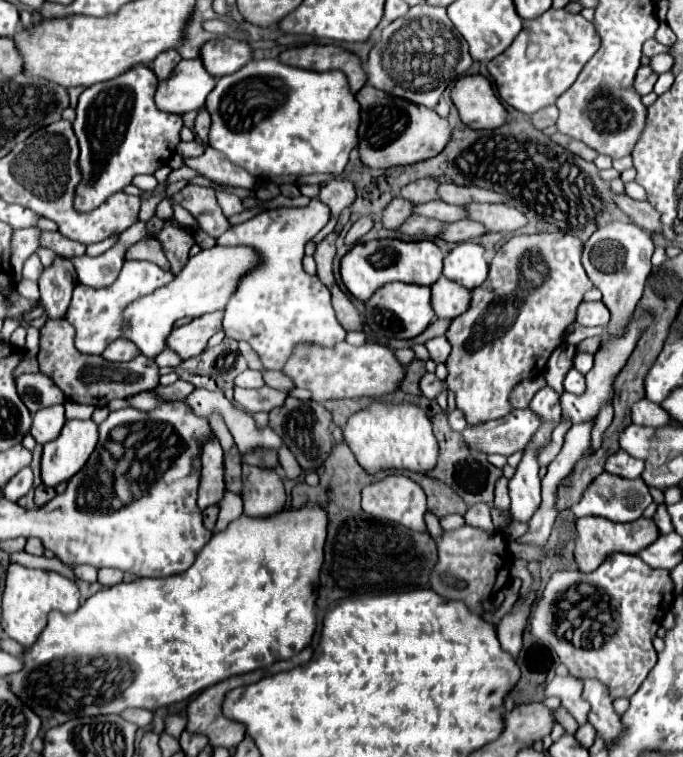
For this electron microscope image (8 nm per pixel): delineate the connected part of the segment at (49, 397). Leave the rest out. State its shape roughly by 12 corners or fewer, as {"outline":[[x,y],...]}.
{"outline":[[44,373],[16,377],[30,413],[64,403],[64,393]]}

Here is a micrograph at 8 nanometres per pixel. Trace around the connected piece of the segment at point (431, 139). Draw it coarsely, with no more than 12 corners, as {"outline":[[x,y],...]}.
{"outline":[[372,85],[356,93],[362,163],[386,169],[442,153],[452,125]]}

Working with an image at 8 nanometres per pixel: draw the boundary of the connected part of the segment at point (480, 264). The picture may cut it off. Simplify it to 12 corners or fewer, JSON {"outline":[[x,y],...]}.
{"outline":[[456,245],[444,257],[444,277],[474,289],[484,283],[484,247]]}

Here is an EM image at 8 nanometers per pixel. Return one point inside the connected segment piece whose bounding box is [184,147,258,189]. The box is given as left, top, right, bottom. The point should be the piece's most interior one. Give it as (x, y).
(211, 165)

